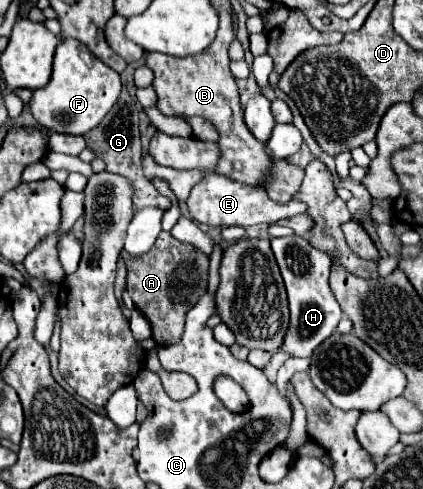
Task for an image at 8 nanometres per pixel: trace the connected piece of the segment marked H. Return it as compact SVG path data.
M294 234L286 238L272 238L272 250L280 266L290 302L290 326L280 350L288 356L310 358L316 346L320 346L336 330L342 318L342 310L328 286L330 258L324 252L310 246L304 238Z

